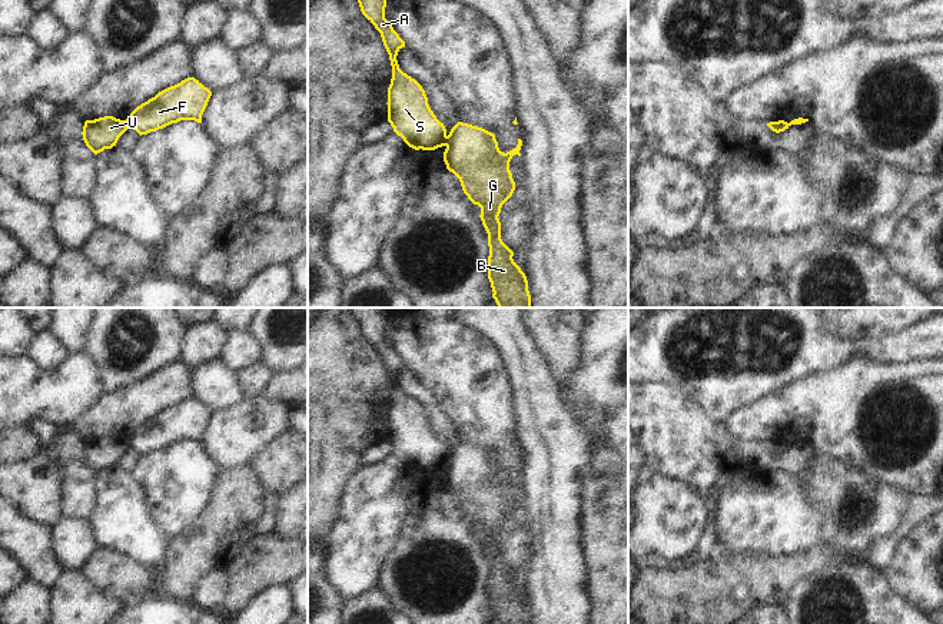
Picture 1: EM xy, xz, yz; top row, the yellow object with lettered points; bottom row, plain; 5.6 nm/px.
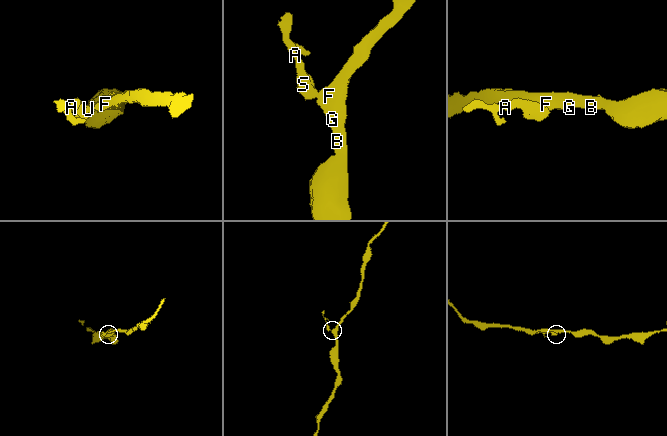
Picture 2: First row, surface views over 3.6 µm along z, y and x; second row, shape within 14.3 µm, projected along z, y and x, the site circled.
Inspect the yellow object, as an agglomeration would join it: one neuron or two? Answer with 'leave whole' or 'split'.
split

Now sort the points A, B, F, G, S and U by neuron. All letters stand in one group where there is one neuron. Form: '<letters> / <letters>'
A S U / B F G

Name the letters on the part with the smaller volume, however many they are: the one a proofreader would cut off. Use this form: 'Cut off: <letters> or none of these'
Cut off: A, S, U

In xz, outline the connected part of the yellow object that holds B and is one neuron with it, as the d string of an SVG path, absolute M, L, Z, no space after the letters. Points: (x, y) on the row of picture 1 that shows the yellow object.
M458 122L446 136L444 162L461 182L468 199L481 208L481 220L488 233L488 279L498 308L531 308L528 281L514 262L514 252L501 239L498 219L502 205L512 196L515 182L509 170L514 155L521 156L522 140L504 153L495 135Z

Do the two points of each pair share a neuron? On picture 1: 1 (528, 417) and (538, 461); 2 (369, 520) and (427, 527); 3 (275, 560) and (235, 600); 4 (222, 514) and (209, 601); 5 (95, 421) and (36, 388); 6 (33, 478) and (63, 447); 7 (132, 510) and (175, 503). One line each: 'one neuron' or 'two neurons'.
1: one neuron
2: two neurons
3: one neuron
4: two neurons
5: two neurons
6: two neurons
7: two neurons

